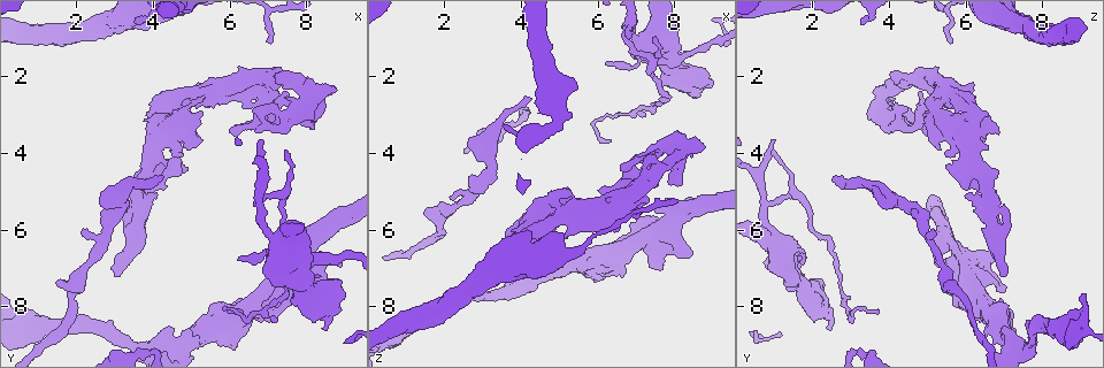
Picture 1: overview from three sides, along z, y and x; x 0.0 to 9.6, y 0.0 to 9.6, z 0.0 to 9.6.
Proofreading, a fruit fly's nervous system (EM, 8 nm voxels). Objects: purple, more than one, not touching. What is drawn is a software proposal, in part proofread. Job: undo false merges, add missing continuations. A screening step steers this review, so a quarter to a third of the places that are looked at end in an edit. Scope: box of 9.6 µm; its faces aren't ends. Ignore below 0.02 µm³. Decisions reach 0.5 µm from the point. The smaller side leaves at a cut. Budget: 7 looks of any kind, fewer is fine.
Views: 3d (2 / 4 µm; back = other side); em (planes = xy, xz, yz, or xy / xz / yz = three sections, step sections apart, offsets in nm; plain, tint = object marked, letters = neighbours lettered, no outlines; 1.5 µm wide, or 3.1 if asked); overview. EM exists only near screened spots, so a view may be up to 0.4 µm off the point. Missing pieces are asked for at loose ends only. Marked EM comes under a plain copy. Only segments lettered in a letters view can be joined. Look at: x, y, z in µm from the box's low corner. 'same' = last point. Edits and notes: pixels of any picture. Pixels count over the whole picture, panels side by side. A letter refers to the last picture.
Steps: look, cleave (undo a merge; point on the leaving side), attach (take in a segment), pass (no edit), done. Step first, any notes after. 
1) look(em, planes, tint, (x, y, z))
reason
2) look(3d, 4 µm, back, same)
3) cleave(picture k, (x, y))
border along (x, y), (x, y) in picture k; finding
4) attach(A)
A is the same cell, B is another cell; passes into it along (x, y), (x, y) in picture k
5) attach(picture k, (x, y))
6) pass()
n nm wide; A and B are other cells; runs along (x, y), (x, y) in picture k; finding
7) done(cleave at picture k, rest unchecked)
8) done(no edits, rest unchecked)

look(3d, 4 µm, (2.10, 6.00, 5.10))
an open end

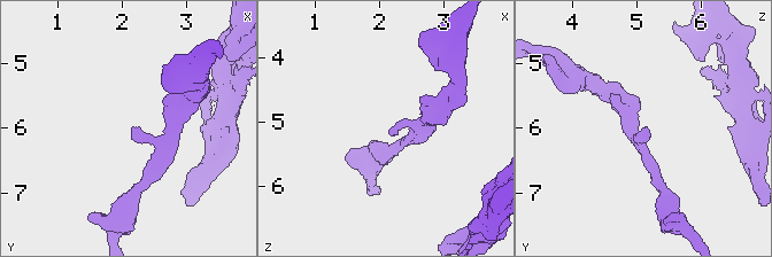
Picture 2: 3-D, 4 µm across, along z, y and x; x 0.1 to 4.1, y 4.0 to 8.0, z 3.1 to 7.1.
look(em, yz, step 4, letters, (2.10, 6.00, 5.20))
now the EM

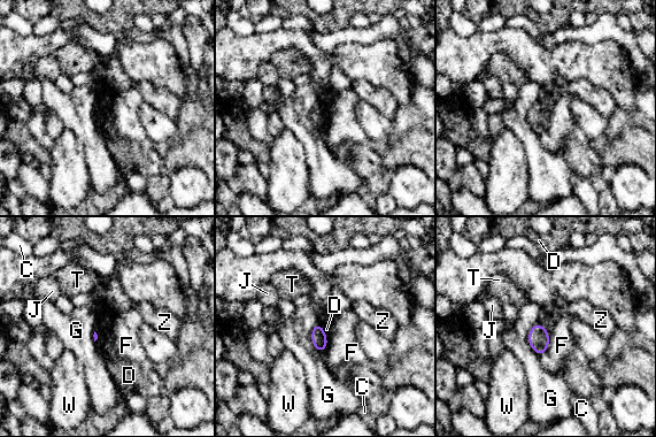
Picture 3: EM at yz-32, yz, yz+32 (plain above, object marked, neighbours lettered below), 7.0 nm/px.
look(em, planes, letters, same)

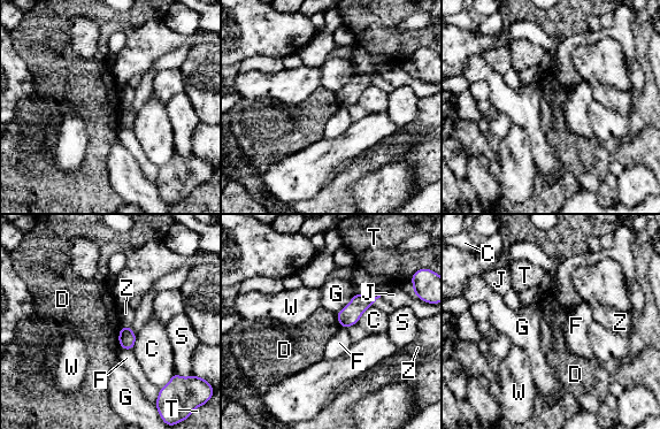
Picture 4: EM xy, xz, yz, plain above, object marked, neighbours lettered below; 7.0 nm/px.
pass()
G touches over 200 nm; C, D, F, G, J, S, T, W and Z are other cells; border along (121, 326), (119, 334), (120, 347) in picture 4; none of them fits

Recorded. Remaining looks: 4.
look(em, planes, tint, (4.05, 4.35, 6.15))
closes a loop

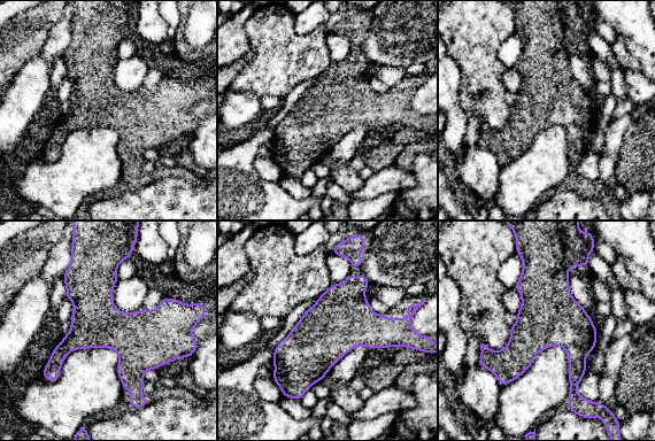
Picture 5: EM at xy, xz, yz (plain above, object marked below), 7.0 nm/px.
look(em, planes, letters, same)

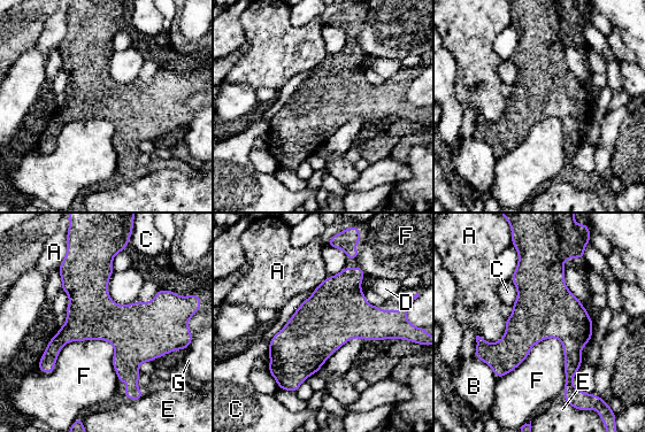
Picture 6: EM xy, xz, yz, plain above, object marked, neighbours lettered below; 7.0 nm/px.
pass()
F touches over 500 nm; A, B, C, D, E, F and G are other cells; border along (561, 341), (539, 340), (498, 378) in picture 6; all the same neuron

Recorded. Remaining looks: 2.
done(no edits, rest unchecked)

